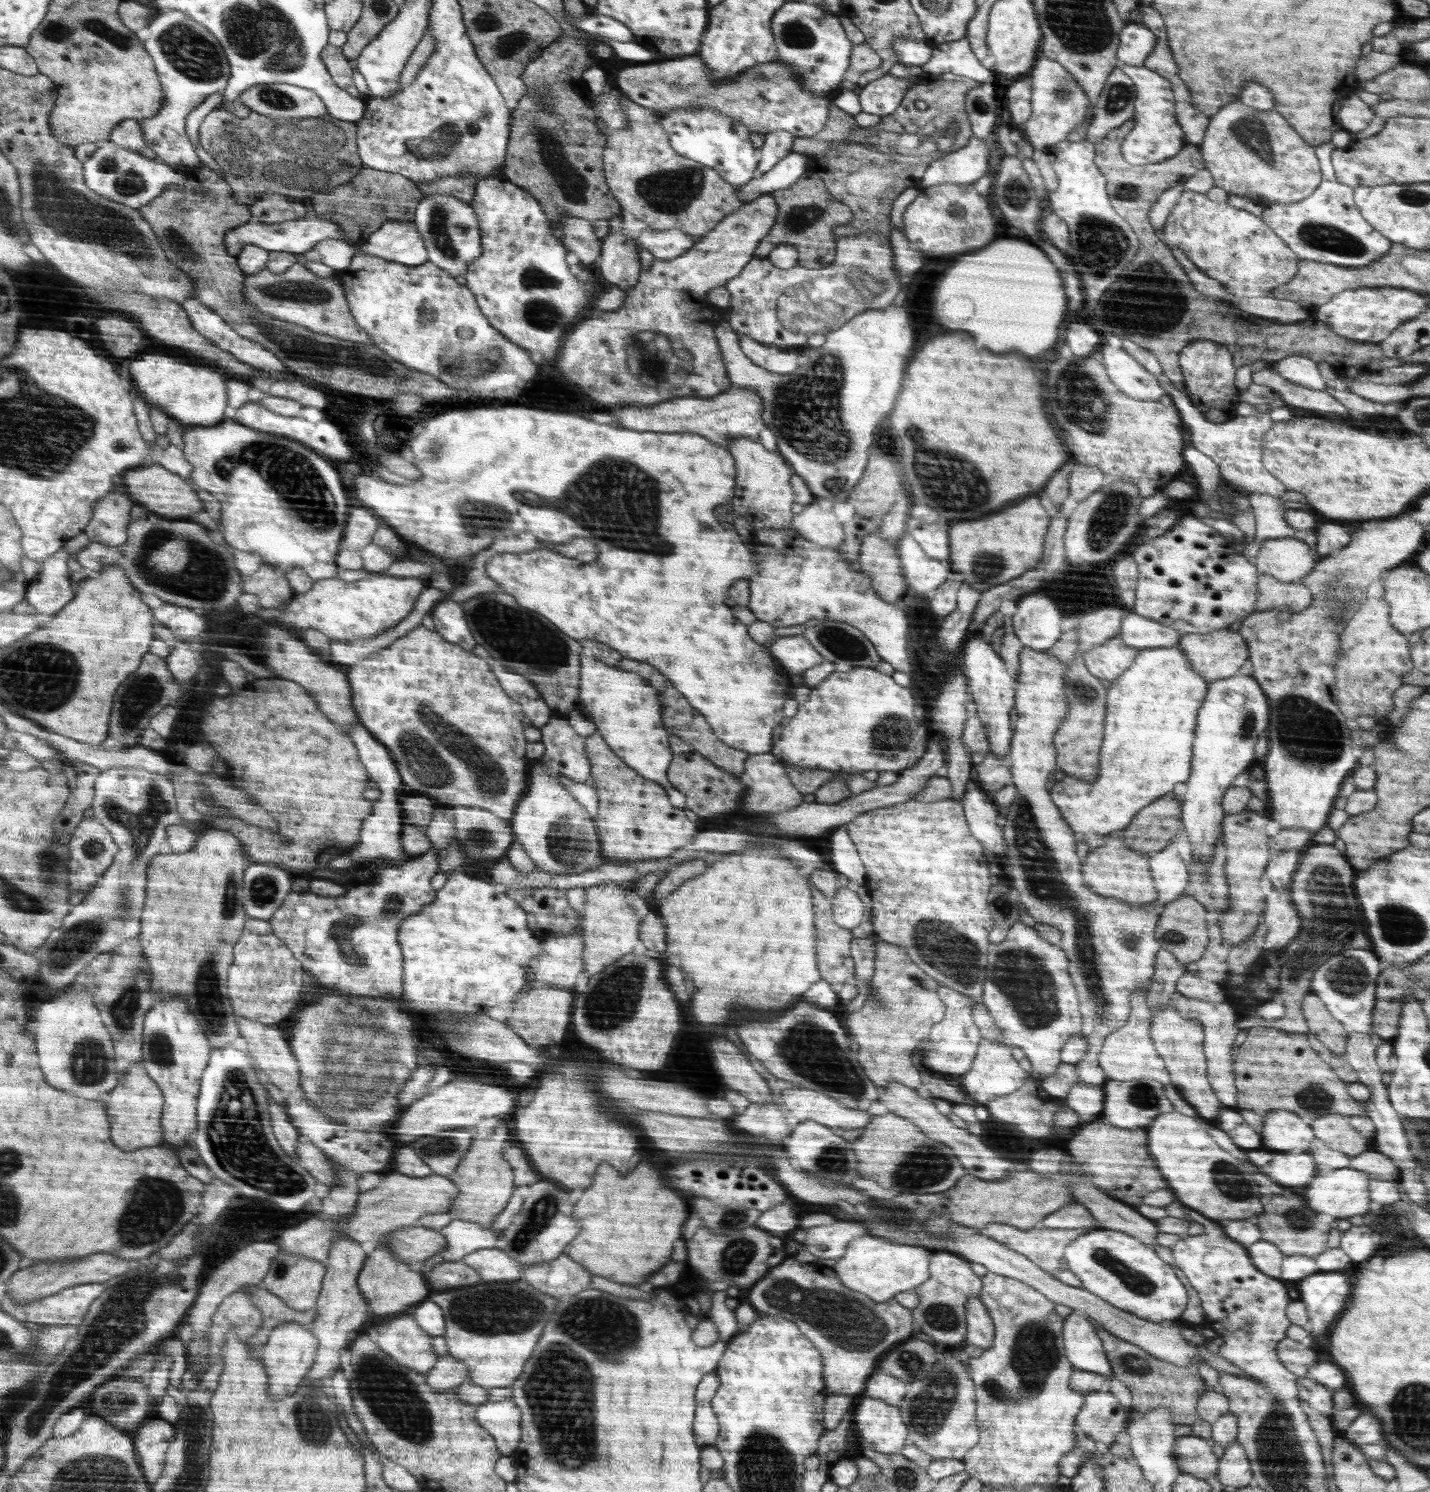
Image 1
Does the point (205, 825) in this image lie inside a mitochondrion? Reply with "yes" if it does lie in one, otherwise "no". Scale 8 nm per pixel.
no

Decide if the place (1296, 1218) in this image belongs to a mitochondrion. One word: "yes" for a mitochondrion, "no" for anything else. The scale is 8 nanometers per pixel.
yes

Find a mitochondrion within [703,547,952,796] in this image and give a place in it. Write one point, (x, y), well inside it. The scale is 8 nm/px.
(892, 734)

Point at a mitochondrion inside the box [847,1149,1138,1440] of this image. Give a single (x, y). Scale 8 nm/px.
(1034, 1353)

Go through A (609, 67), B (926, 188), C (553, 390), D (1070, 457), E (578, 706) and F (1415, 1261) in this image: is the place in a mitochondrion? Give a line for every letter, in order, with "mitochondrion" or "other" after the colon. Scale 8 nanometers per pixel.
A: other
B: other
C: other
D: other
E: other
F: other

